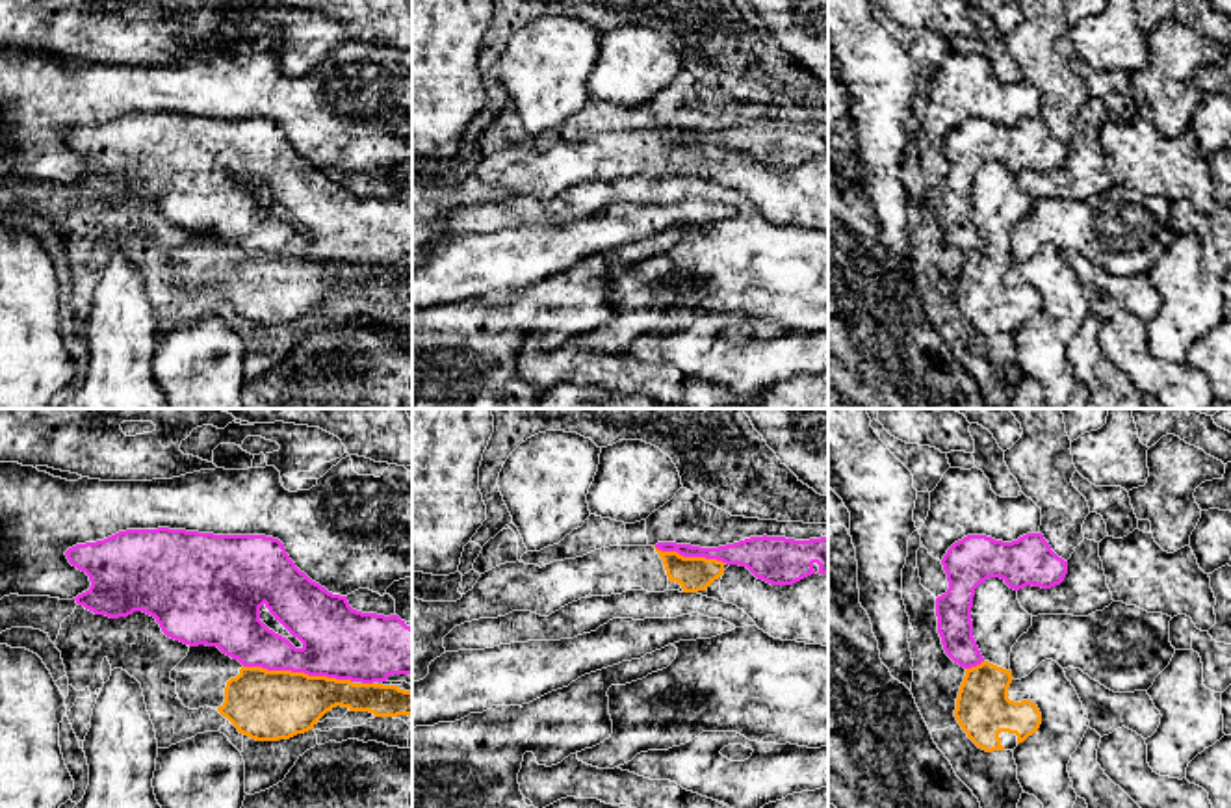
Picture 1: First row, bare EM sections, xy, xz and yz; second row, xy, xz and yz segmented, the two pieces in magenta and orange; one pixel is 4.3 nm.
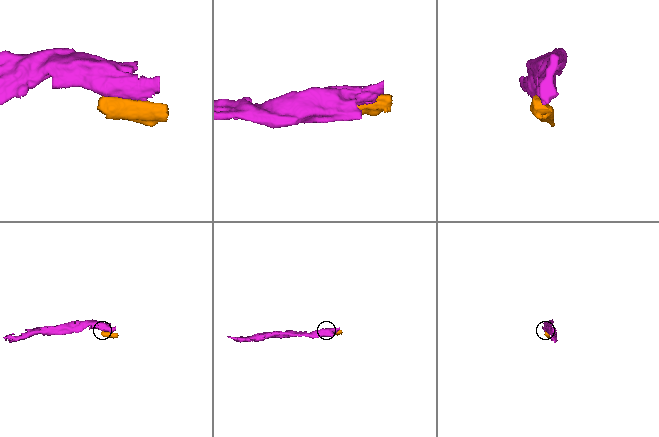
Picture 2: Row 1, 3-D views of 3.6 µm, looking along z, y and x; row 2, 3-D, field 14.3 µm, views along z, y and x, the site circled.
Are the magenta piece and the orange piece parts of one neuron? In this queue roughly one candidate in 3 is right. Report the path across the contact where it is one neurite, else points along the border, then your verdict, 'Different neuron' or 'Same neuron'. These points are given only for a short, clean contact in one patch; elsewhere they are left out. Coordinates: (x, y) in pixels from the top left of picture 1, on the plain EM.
Boundary: xy (244, 249), (303, 255), (351, 266). Different neuron

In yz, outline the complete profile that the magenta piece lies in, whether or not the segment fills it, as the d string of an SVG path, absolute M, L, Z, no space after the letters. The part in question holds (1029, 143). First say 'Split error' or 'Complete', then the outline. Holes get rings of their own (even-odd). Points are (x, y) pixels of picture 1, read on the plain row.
Complete. M1027 117L1012 126L986 119L967 119L941 143L949 173L936 182L938 217L945 238L964 253L984 245L973 221L971 191L975 173L988 162L1001 162L1010 173L1027 169L1051 173L1068 158L1042 117Z

